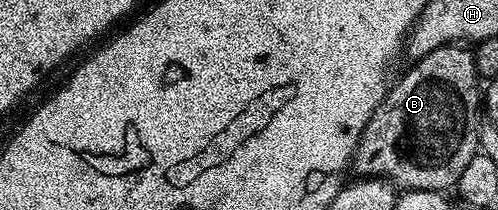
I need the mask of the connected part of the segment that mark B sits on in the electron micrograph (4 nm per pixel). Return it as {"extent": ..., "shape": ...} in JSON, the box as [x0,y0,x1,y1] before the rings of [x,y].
{"extent":[353,43,481,191],"shape":[[[456,43],[454,45],[446,45],[445,47],[437,47],[437,51],[429,51],[429,55],[418,58],[412,65],[415,66],[413,66],[396,85],[394,82],[394,84],[388,88],[386,95],[383,97],[383,101],[373,111],[373,115],[361,135],[359,145],[355,149],[353,169],[359,172],[356,174],[358,174],[360,178],[377,177],[386,179],[390,181],[392,185],[403,191],[408,189],[447,191],[447,188],[450,190],[457,185],[462,171],[468,166],[469,161],[473,159],[479,147],[479,131],[481,128],[481,78],[475,66],[475,54],[466,44]]]}

